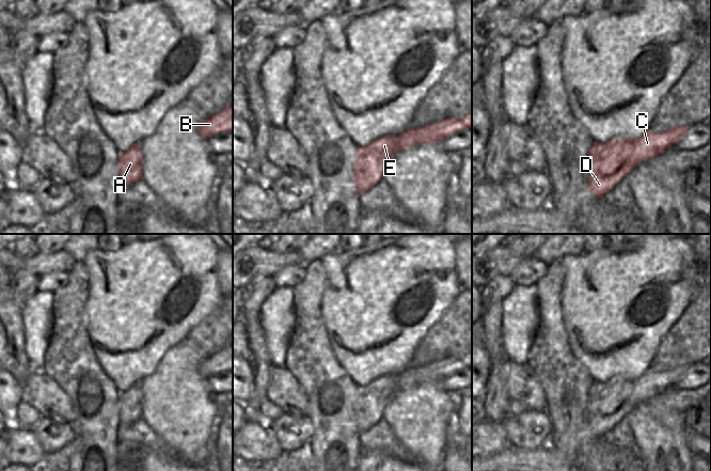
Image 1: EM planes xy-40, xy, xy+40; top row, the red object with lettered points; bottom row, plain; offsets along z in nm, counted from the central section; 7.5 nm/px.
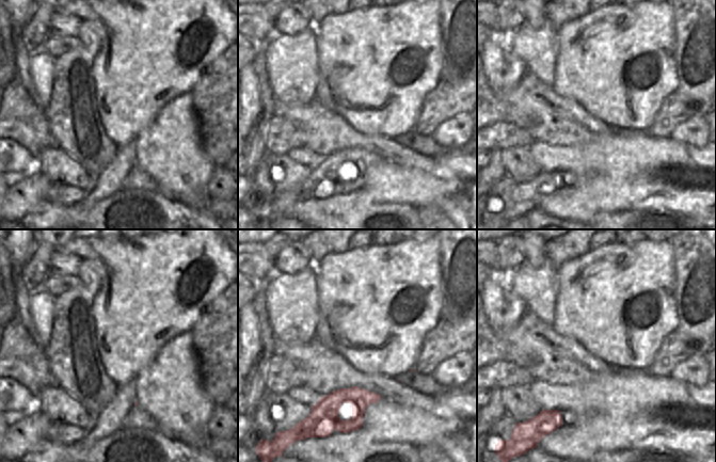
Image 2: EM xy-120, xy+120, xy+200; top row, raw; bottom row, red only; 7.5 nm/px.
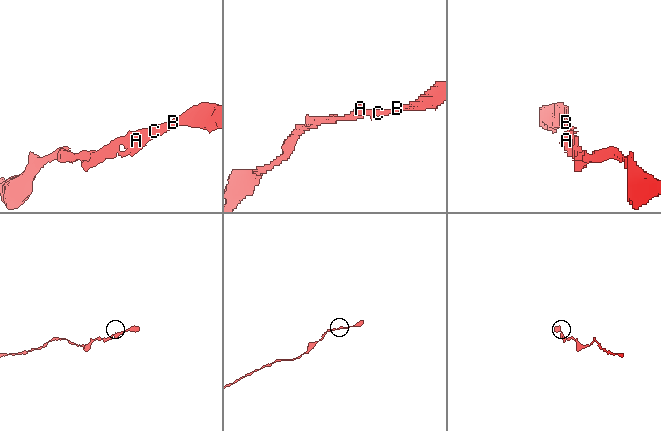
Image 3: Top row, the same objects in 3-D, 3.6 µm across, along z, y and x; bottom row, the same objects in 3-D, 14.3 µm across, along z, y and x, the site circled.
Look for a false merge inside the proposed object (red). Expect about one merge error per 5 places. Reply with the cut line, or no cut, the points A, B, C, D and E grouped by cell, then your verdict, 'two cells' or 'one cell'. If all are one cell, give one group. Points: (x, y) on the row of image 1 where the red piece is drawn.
no cut | A B C D E | one cell

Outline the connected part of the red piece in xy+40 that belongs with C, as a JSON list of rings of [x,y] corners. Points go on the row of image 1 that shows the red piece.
[[[679,126],[660,132],[650,128],[638,139],[613,139],[606,143],[592,142],[588,151],[588,191],[601,199],[636,164],[661,155],[680,141],[690,126]]]

